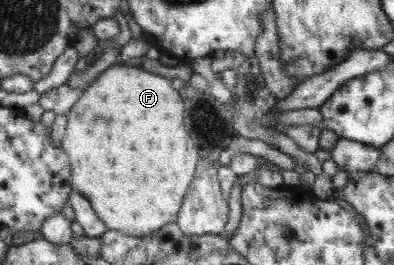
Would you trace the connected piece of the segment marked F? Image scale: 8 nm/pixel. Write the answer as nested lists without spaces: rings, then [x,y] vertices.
[[[117,62],[83,92],[67,113],[68,125],[60,144],[73,167],[73,191],[90,200],[109,229],[140,237],[176,221],[199,159],[194,141],[182,125],[182,111],[182,99],[170,87],[168,79],[146,73],[141,67]]]

